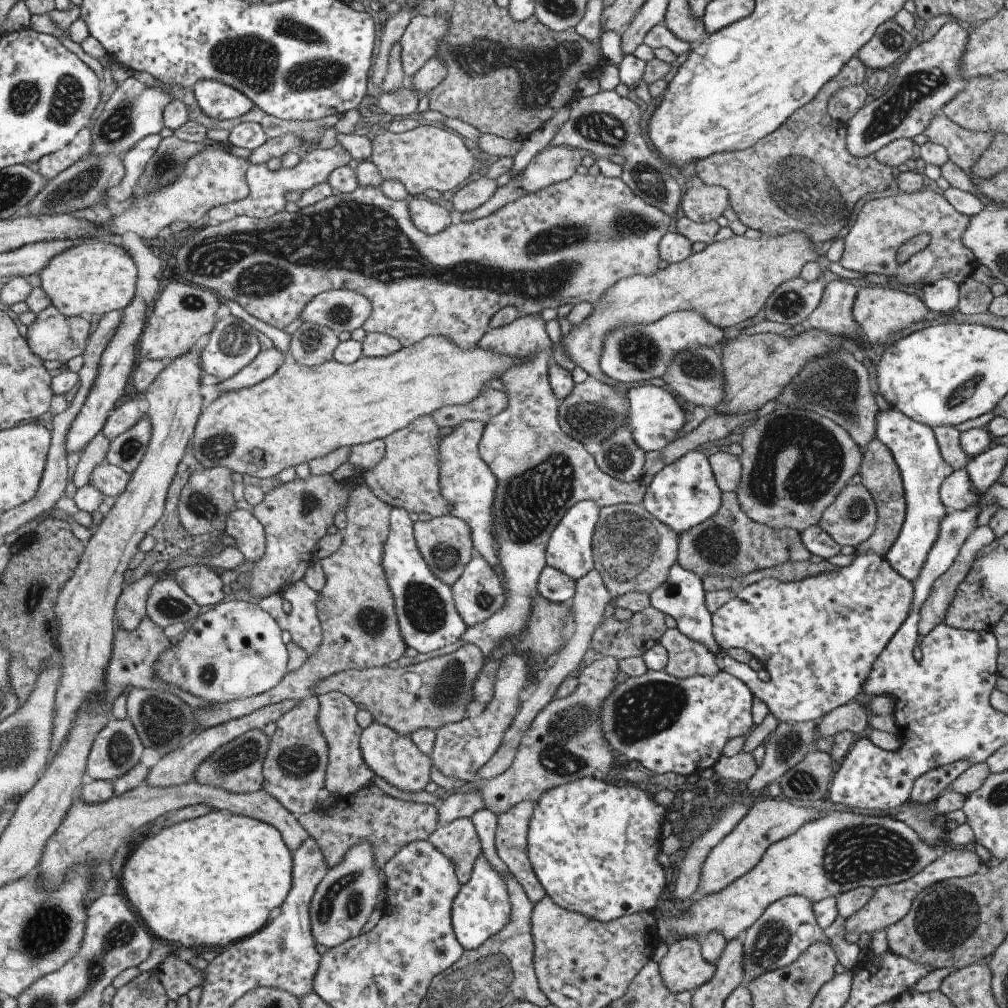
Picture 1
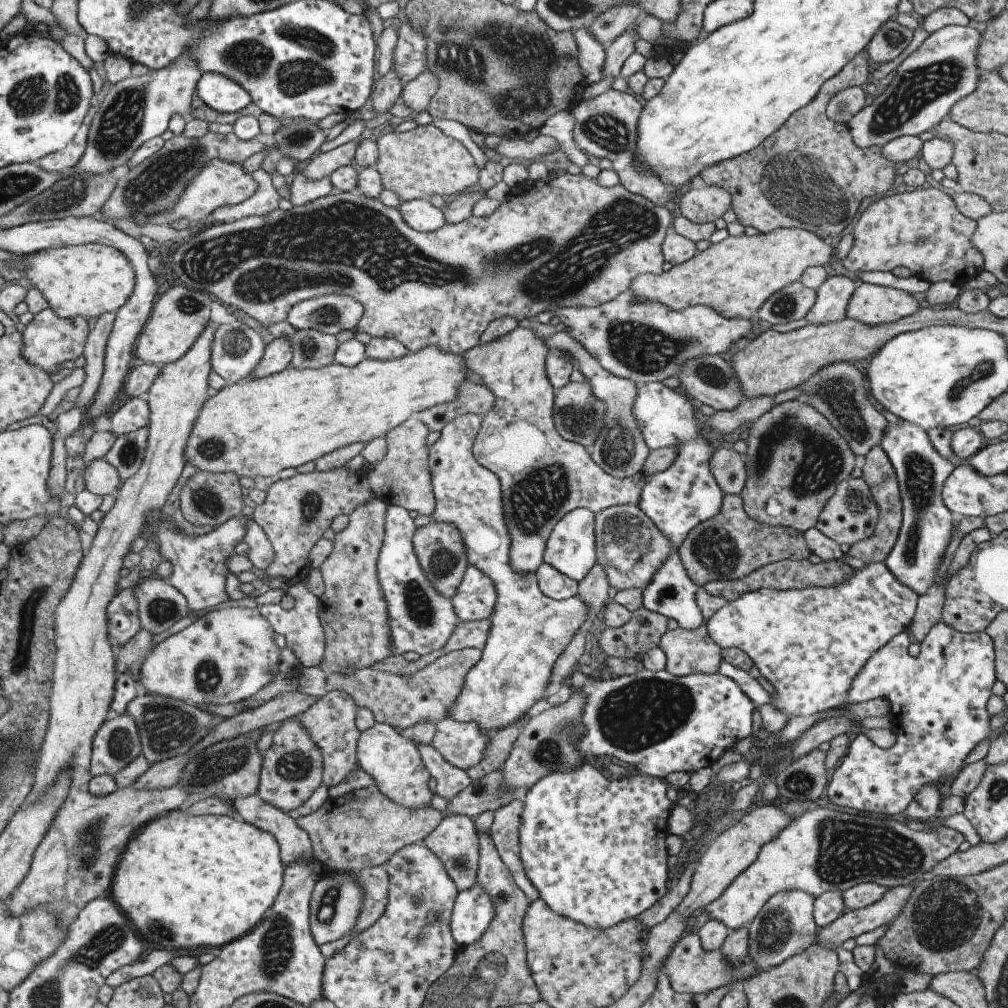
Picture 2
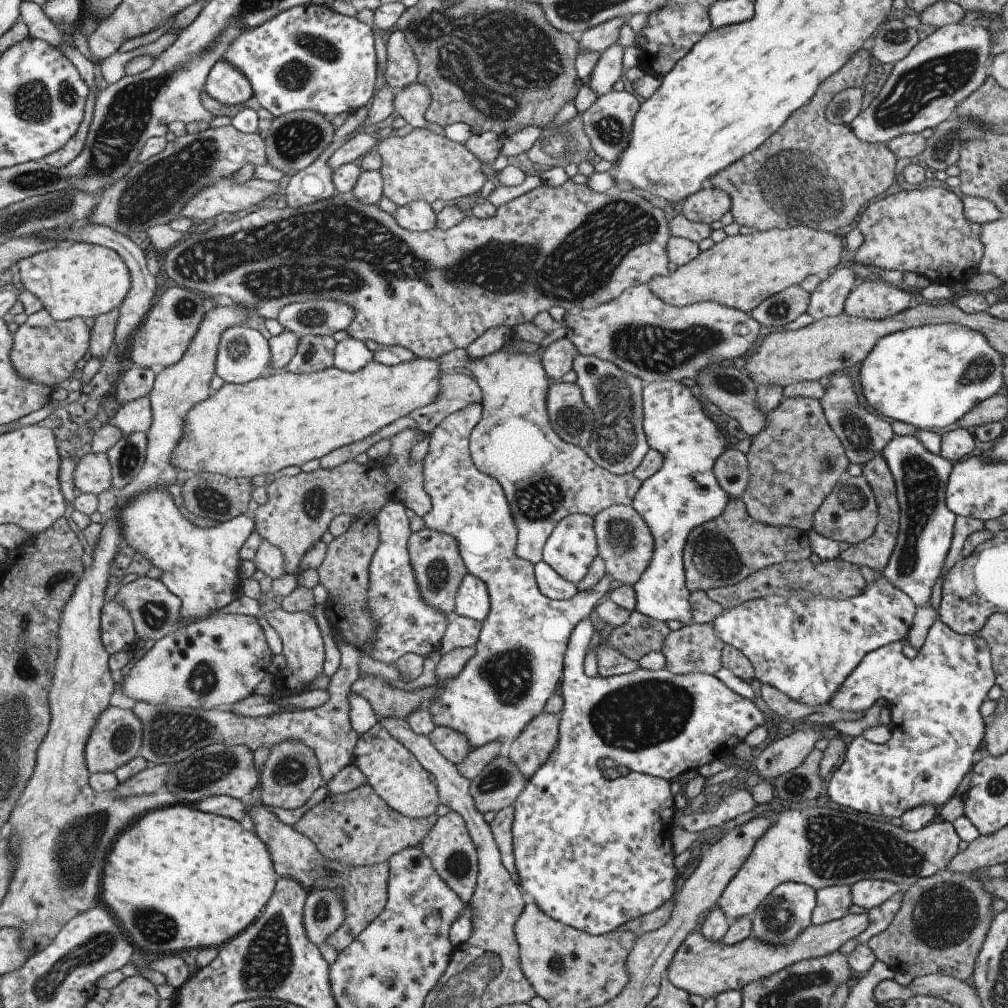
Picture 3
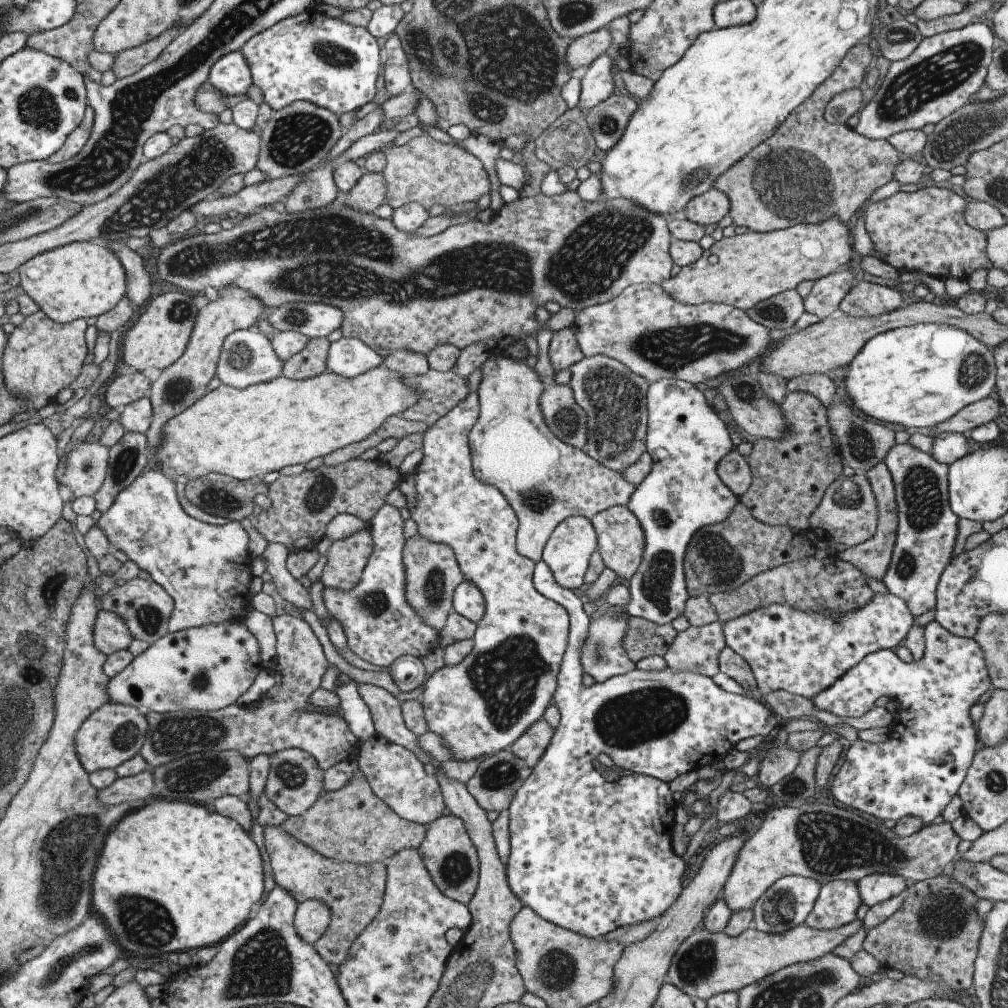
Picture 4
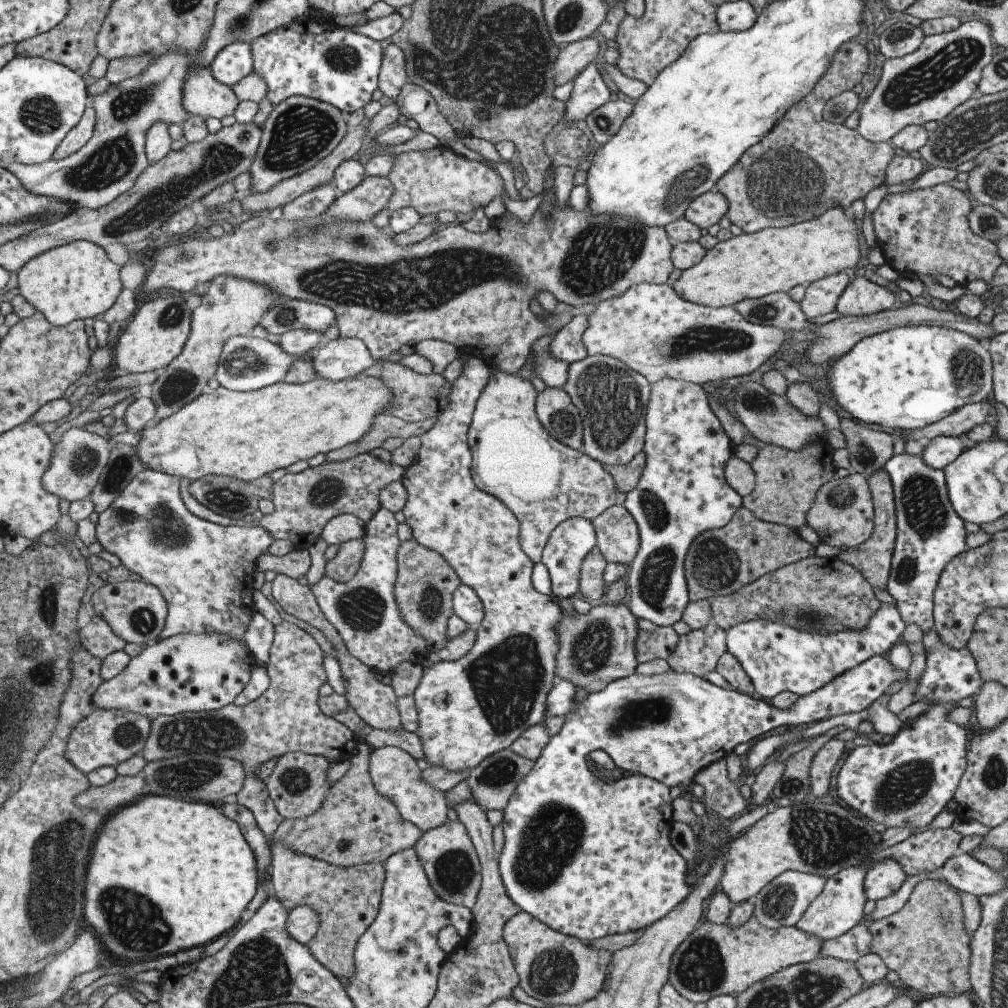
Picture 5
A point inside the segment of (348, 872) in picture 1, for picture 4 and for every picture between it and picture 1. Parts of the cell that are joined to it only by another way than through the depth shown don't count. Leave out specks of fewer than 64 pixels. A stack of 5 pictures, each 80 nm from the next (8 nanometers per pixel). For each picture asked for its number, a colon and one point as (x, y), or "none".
2: (335, 901)
3: (322, 913)
4: (310, 919)

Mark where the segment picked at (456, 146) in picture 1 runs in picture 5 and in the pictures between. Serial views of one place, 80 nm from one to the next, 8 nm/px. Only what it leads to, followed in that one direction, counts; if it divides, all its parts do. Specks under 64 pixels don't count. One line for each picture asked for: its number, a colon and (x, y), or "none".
2: (415, 164)
3: (423, 166)
4: (424, 171)
5: (430, 180)

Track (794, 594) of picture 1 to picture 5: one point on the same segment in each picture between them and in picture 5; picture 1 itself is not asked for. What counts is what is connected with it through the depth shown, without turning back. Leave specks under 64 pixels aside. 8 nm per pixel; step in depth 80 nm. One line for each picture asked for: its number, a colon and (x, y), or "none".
2: (809, 643)
3: (805, 648)
4: (802, 653)
5: (776, 658)

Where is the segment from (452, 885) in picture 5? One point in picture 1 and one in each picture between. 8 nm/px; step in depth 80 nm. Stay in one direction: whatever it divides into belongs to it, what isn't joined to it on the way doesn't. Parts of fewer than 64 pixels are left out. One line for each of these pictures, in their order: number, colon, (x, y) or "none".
1: (457, 840)
2: (453, 841)
3: (452, 854)
4: (448, 855)

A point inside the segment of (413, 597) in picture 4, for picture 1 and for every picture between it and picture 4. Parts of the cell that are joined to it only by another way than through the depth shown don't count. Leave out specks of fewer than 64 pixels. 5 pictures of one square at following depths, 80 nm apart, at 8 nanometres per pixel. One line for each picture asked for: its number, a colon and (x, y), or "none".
1: (443, 542)
2: (438, 547)
3: (438, 569)

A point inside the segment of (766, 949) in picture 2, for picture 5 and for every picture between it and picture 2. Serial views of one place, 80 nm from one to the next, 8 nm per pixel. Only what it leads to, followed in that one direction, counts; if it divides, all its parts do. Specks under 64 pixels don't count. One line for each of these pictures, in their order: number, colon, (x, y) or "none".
3: (785, 912)
4: (785, 904)
5: (780, 902)

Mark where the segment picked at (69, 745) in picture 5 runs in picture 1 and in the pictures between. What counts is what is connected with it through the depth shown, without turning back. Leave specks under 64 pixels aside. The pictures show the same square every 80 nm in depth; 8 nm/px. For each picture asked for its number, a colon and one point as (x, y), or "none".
1: (116, 748)
2: (116, 743)
3: (116, 737)
4: (112, 734)

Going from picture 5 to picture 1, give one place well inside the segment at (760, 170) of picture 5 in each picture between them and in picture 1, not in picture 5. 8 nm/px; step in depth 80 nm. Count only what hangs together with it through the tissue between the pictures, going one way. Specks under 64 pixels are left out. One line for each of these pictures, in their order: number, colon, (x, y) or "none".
1: (813, 182)
2: (809, 174)
3: (809, 171)
4: (807, 169)

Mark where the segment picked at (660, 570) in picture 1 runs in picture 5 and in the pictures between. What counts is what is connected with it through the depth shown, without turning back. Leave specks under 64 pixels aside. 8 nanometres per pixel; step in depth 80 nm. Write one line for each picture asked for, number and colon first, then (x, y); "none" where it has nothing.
2: (630, 549)
3: (623, 540)
4: (619, 537)
5: (616, 533)

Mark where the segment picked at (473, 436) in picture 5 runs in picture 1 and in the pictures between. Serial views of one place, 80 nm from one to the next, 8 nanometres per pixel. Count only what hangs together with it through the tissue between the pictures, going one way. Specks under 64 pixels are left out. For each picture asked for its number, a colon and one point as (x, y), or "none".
1: (540, 472)
2: (542, 476)
3: (544, 479)
4: (544, 480)

